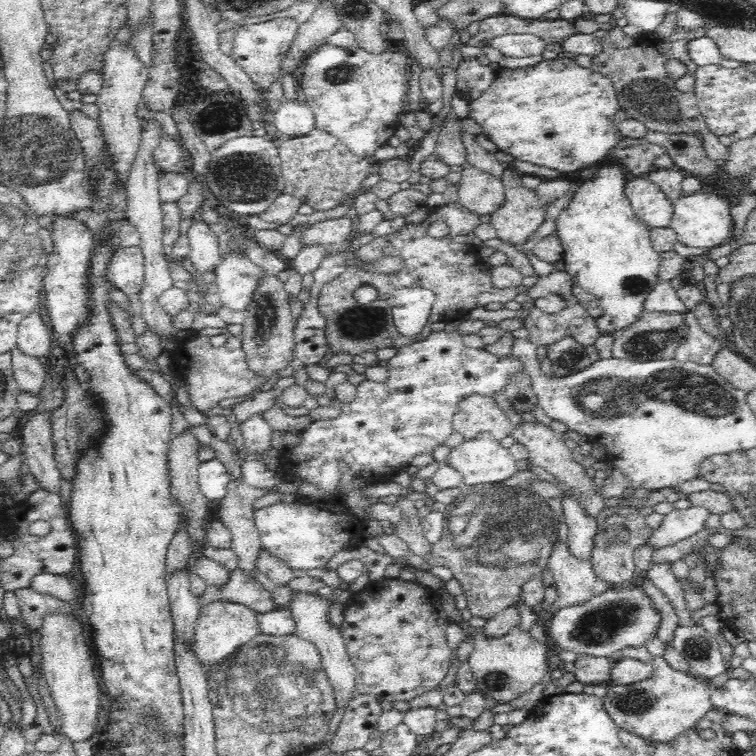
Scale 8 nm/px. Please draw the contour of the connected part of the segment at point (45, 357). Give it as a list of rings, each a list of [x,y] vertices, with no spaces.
[[[38,310],[20,321],[16,348],[26,356],[40,359],[48,365],[52,355],[52,332],[48,330]]]

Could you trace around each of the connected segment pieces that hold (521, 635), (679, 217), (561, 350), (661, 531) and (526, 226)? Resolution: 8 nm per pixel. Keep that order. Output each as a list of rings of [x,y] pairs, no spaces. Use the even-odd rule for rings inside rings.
[[[468,621],[460,627],[464,632],[468,632],[468,629],[474,632],[474,649],[468,657],[468,664],[477,681],[475,691],[488,700],[493,699],[496,704],[501,704],[499,702],[520,698],[548,675],[548,649],[535,640],[529,631],[518,626],[504,635],[484,634],[483,628],[473,628]]]
[[[698,191],[695,194],[682,195],[681,198],[673,204],[673,215],[669,226],[677,234],[677,242],[690,249],[714,248],[720,246],[726,240],[730,240],[733,235],[734,219],[732,219],[732,210],[735,202],[722,195],[712,194],[712,192]]]
[[[564,338],[547,348],[547,357],[552,362],[552,376],[570,376],[593,363],[586,348],[578,345],[574,338]]]
[[[691,506],[686,509],[674,509],[663,517],[662,524],[654,529],[647,545],[653,548],[673,546],[679,541],[690,538],[706,526],[710,512],[705,506]]]
[[[506,166],[504,174],[501,176],[505,189],[505,202],[500,210],[491,214],[491,223],[496,229],[496,238],[504,241],[504,244],[514,245],[516,248],[528,250],[526,242],[532,240],[531,236],[537,233],[539,226],[544,222],[547,208],[538,199],[534,190],[528,189],[521,182],[522,174],[515,168]]]

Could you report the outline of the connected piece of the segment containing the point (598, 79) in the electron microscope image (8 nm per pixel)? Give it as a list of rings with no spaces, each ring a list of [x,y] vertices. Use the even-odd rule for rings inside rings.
[[[556,58],[527,68],[500,68],[492,85],[468,109],[498,150],[564,174],[602,162],[621,140],[614,124],[619,102],[610,78],[578,66],[574,59]]]

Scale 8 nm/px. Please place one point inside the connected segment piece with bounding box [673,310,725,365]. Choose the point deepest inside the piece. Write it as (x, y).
(700, 348)

